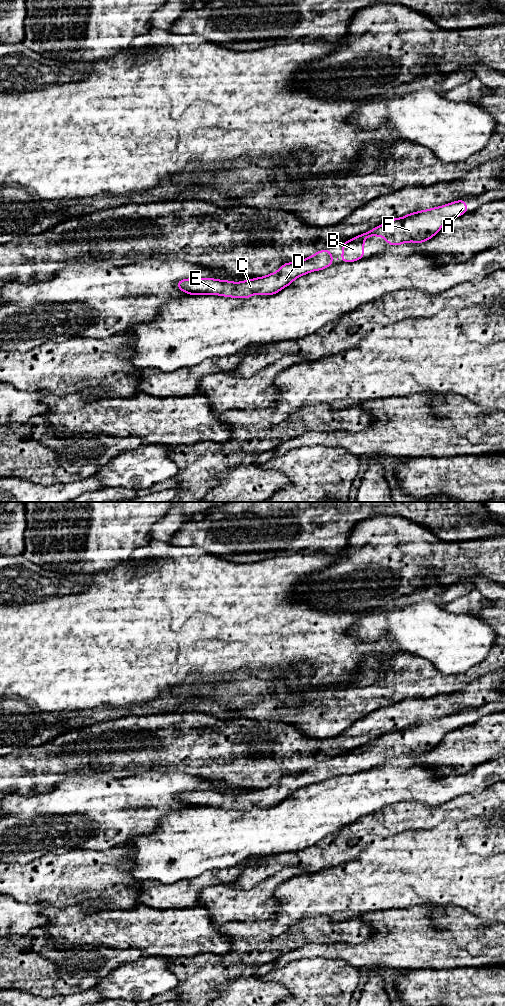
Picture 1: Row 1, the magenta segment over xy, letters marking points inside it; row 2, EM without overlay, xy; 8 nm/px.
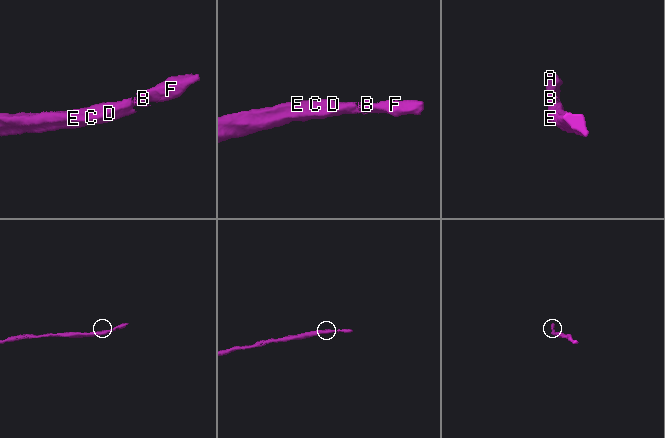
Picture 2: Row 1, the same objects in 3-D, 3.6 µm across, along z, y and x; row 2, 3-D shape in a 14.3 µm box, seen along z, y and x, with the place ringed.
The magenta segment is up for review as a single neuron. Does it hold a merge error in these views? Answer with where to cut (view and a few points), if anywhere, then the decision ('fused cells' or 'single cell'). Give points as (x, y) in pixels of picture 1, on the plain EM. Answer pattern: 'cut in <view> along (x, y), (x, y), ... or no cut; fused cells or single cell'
no cut; single cell

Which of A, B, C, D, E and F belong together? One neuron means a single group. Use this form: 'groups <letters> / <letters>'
groups A B C D E F

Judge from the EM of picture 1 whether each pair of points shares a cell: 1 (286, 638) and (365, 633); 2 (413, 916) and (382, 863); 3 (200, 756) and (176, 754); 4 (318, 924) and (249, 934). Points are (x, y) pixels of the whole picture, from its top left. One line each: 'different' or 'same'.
1: different
2: different
3: same
4: same

